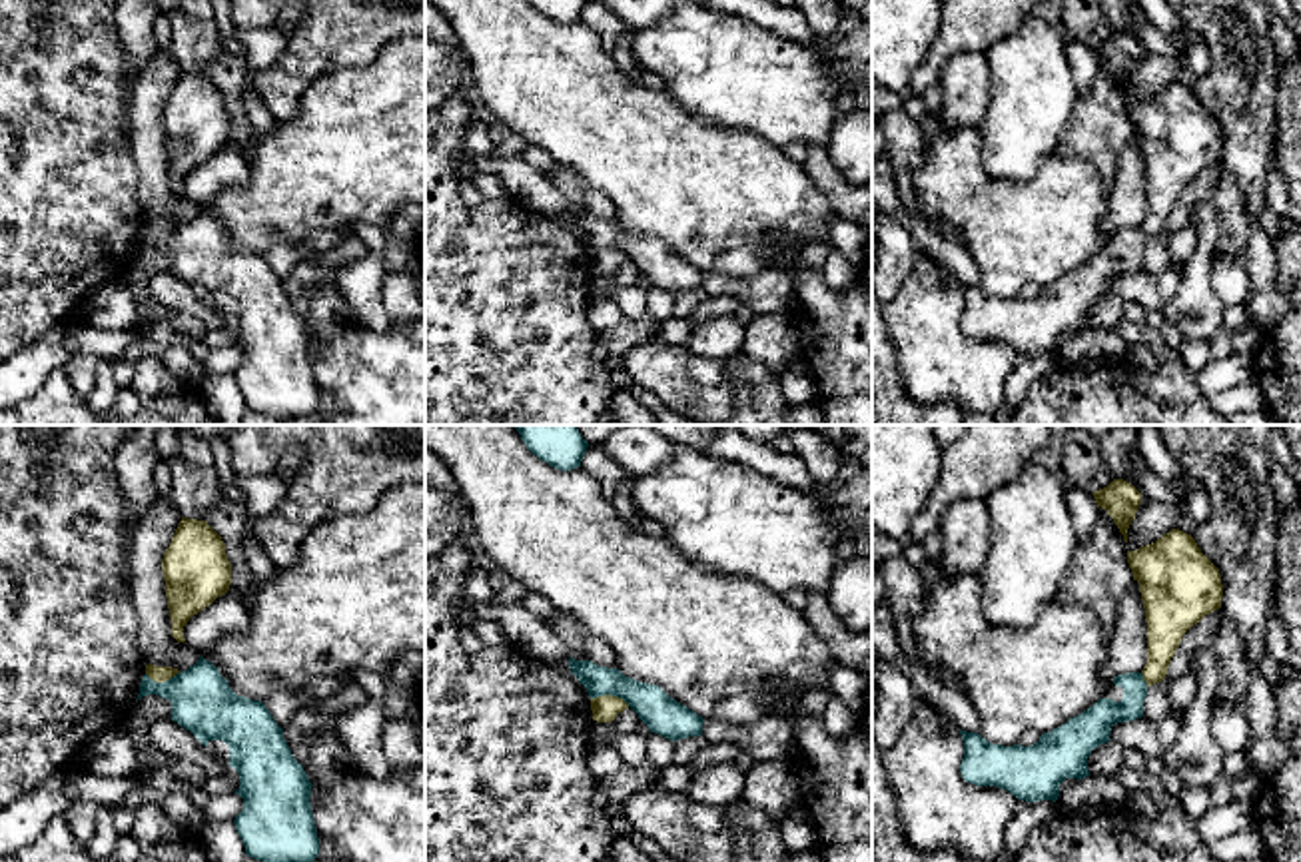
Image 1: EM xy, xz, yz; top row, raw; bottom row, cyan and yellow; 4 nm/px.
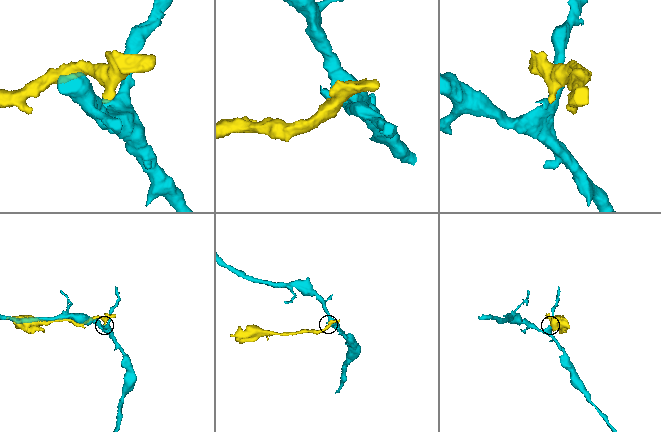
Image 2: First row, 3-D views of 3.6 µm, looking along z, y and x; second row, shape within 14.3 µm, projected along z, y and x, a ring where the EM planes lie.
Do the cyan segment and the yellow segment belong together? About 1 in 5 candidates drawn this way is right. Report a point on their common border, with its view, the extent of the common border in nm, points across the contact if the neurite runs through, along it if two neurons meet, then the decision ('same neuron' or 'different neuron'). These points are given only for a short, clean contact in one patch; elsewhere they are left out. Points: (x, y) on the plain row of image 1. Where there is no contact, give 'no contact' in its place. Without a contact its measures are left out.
meets cyan in xz at (611, 248); contact 160 nm long; border along xz (591, 250), (617, 248), (629, 258); different neuron

